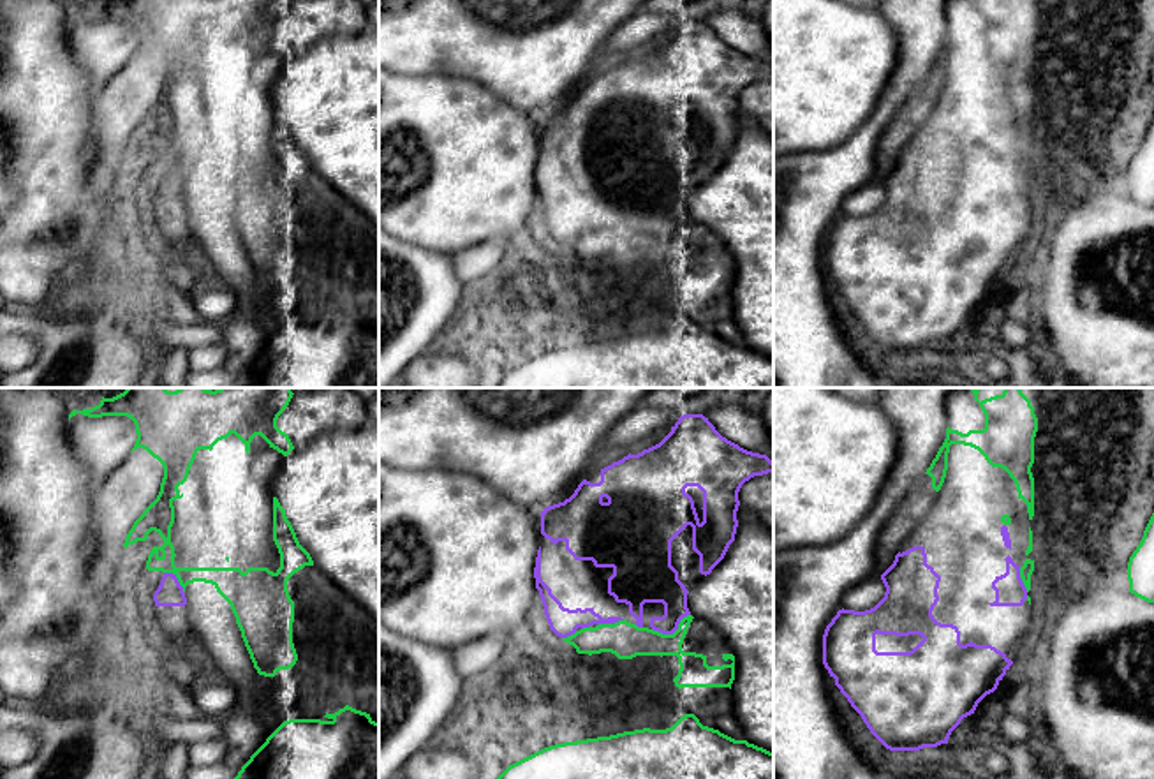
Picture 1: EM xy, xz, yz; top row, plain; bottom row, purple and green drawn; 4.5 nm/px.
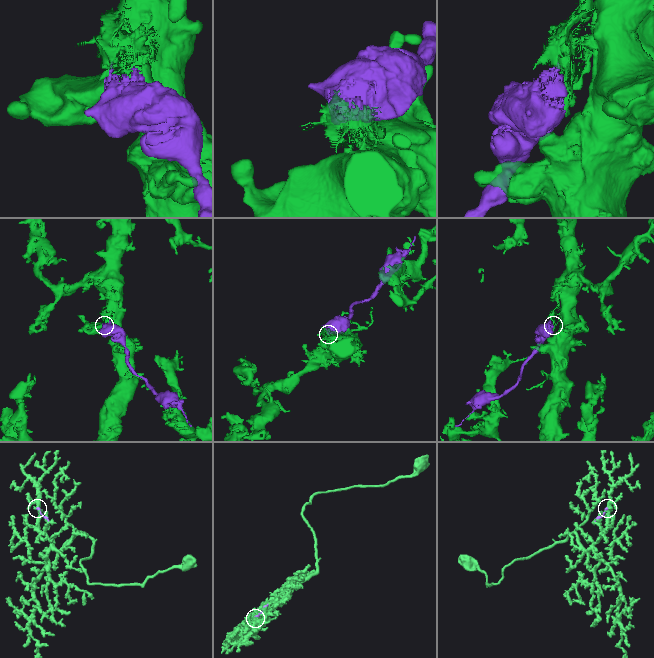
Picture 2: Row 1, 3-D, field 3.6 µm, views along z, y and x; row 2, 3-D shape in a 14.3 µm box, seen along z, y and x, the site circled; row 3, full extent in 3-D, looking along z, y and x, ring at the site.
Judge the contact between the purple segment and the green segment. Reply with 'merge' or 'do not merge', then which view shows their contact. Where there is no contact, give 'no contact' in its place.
do not merge; contact in xz

